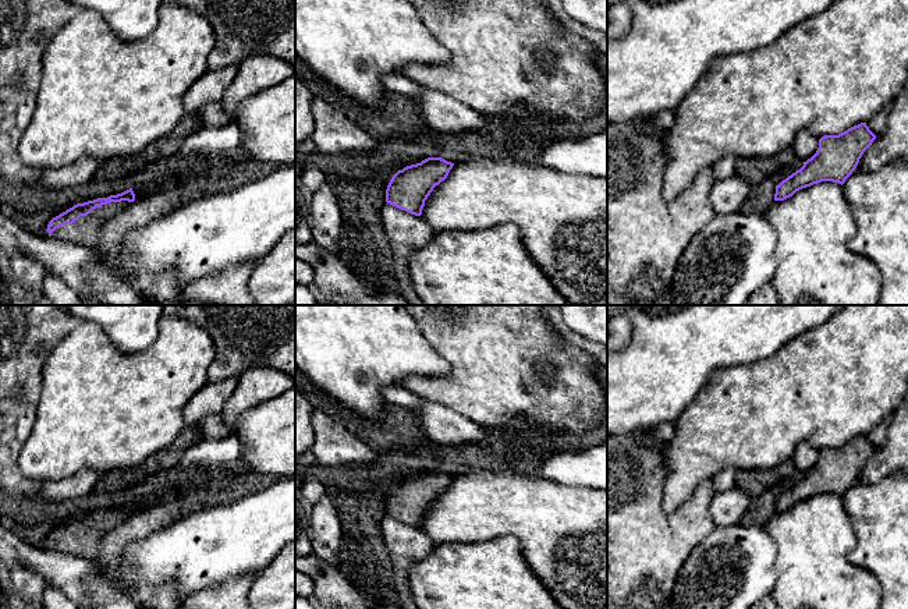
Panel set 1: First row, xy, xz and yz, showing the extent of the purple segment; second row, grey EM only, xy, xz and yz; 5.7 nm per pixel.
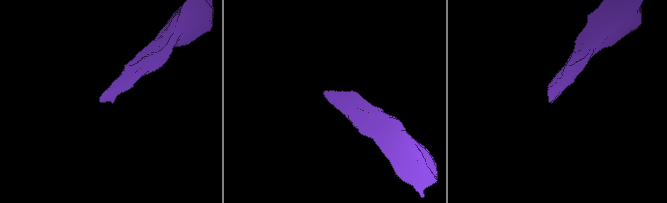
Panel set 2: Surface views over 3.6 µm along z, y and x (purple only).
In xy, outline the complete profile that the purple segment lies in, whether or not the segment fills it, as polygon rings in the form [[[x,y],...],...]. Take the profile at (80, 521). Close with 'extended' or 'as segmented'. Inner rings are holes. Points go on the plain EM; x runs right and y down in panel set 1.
[[[130,500],[117,507],[77,516],[52,531],[45,548],[97,562],[100,542],[134,513],[135,506]]]; extended

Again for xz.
[[[435,461],[418,463],[426,471],[398,482],[386,502],[386,514],[421,528],[425,513],[436,498],[444,493],[454,475],[441,471]]]; extended

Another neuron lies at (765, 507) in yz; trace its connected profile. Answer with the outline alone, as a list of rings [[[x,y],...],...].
[[[769,492],[763,493],[760,500],[753,504],[752,509],[746,510],[739,520],[739,524],[748,527],[758,524],[766,527],[767,520],[774,513],[776,498]]]

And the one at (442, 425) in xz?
[[[422,399],[415,413],[423,433],[446,450],[469,443],[483,445],[487,439],[487,428],[444,406]]]

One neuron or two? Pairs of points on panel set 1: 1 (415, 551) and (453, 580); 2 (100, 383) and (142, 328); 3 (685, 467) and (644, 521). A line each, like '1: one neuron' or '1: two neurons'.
1: two neurons
2: two neurons
3: two neurons

